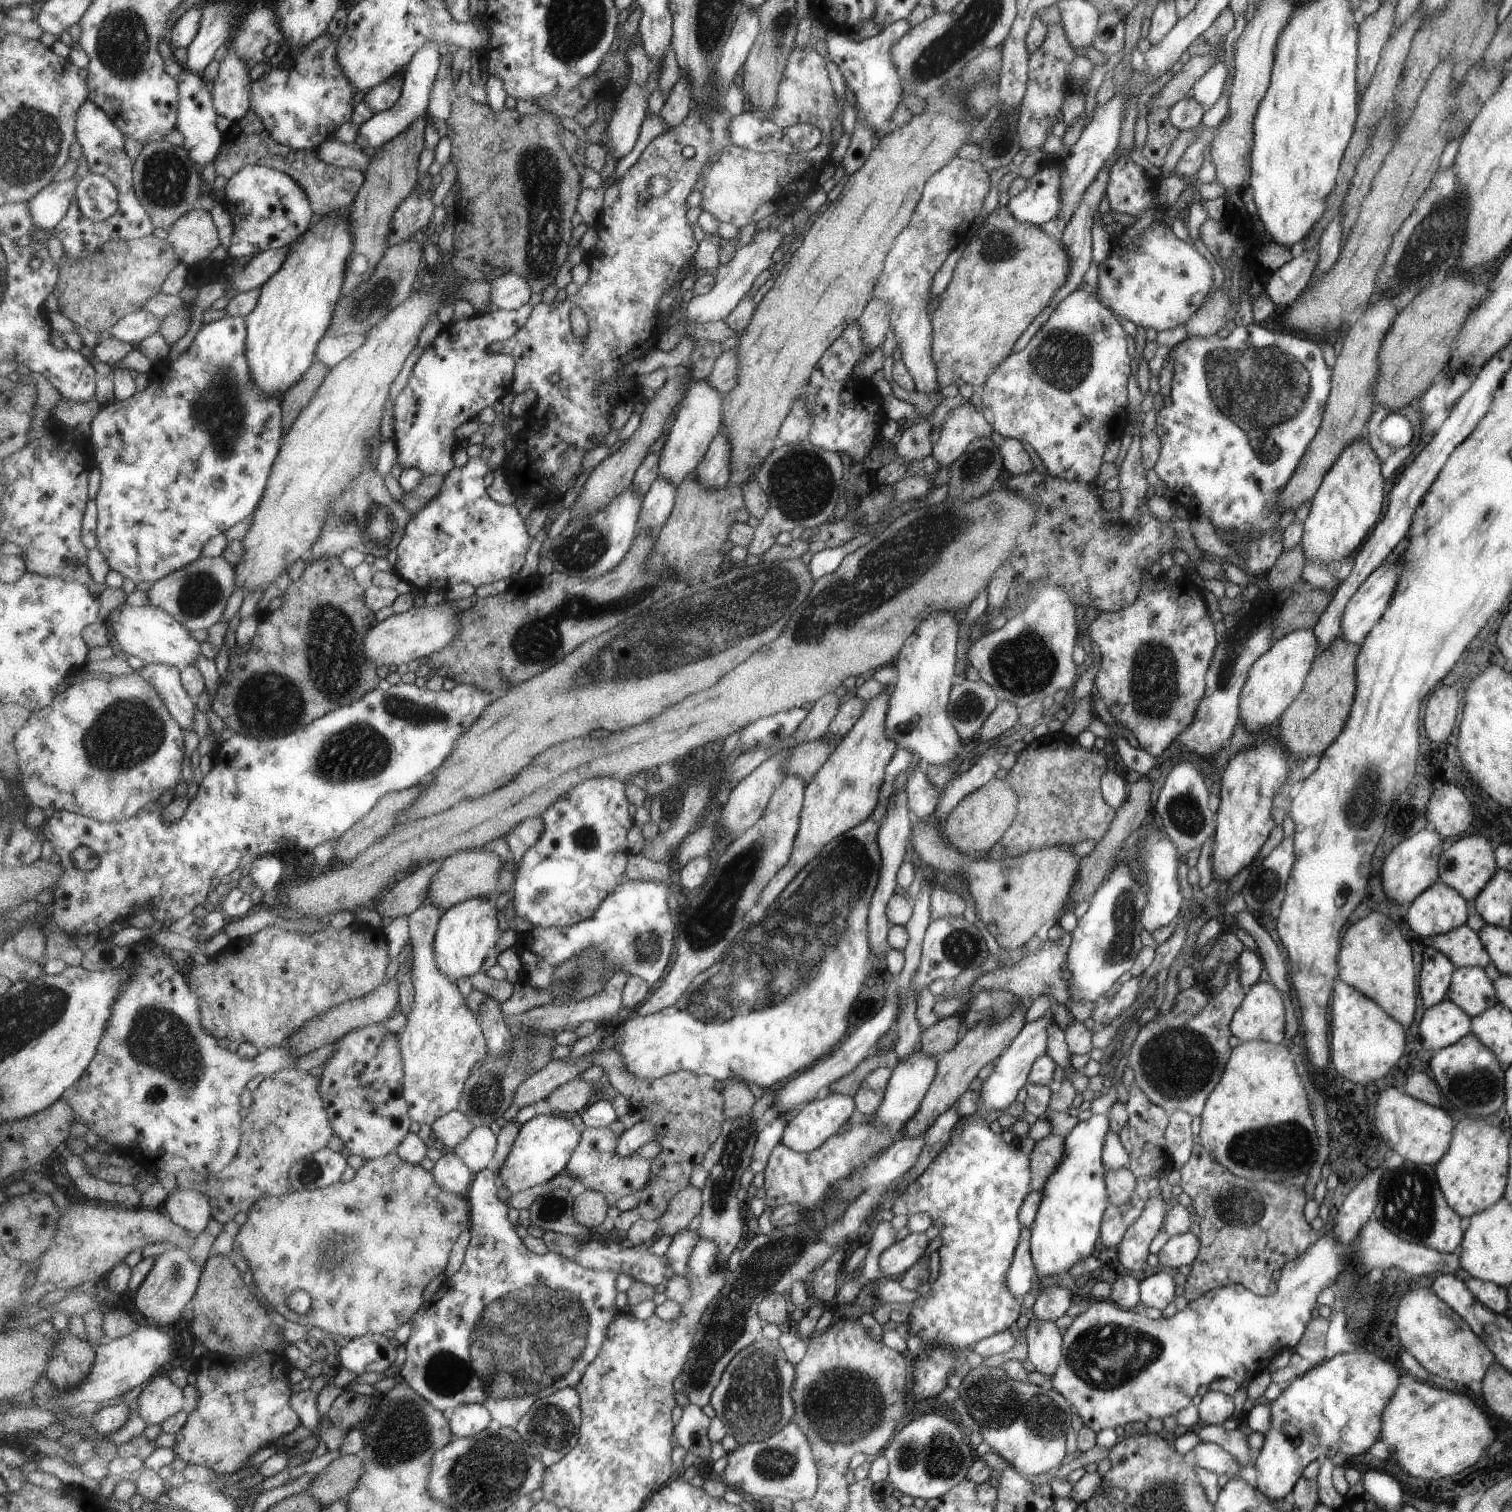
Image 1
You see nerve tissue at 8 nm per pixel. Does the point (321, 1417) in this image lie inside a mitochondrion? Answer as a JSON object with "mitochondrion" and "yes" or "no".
{"mitochondrion":"no"}

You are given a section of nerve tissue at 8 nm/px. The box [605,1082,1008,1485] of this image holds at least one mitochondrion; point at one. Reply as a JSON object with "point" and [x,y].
{"point":[771,1261]}

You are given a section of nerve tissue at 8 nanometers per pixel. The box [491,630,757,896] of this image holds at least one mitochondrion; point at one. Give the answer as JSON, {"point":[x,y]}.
{"point":[585,838]}

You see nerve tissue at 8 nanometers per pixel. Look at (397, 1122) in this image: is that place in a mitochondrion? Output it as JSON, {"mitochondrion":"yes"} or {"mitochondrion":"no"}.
{"mitochondrion":"no"}

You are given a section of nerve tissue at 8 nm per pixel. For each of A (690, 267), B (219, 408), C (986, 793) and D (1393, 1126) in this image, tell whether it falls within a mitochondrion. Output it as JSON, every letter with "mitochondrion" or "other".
{"A":"other","B":"mitochondrion","C":"other","D":"other"}

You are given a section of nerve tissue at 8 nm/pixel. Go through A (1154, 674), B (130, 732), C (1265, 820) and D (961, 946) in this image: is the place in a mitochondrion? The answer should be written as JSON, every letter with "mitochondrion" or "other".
{"A":"mitochondrion","B":"mitochondrion","C":"other","D":"mitochondrion"}

